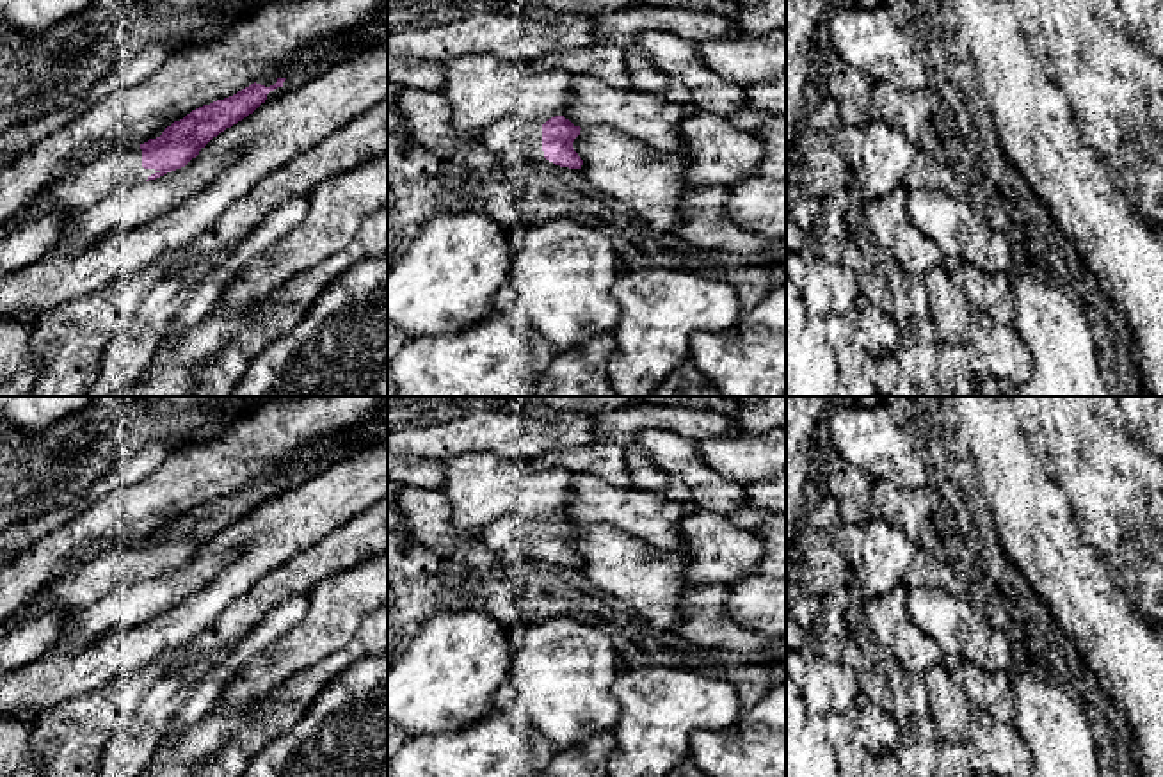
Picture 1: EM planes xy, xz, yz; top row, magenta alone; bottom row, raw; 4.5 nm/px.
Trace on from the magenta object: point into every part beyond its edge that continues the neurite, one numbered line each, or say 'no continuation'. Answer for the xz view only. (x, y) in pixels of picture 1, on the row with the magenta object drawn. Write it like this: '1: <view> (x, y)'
1: xz (516, 141)

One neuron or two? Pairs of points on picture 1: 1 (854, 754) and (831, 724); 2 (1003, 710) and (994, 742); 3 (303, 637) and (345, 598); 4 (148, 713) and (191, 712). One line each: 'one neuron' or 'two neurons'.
1: one neuron
2: two neurons
3: one neuron
4: two neurons

